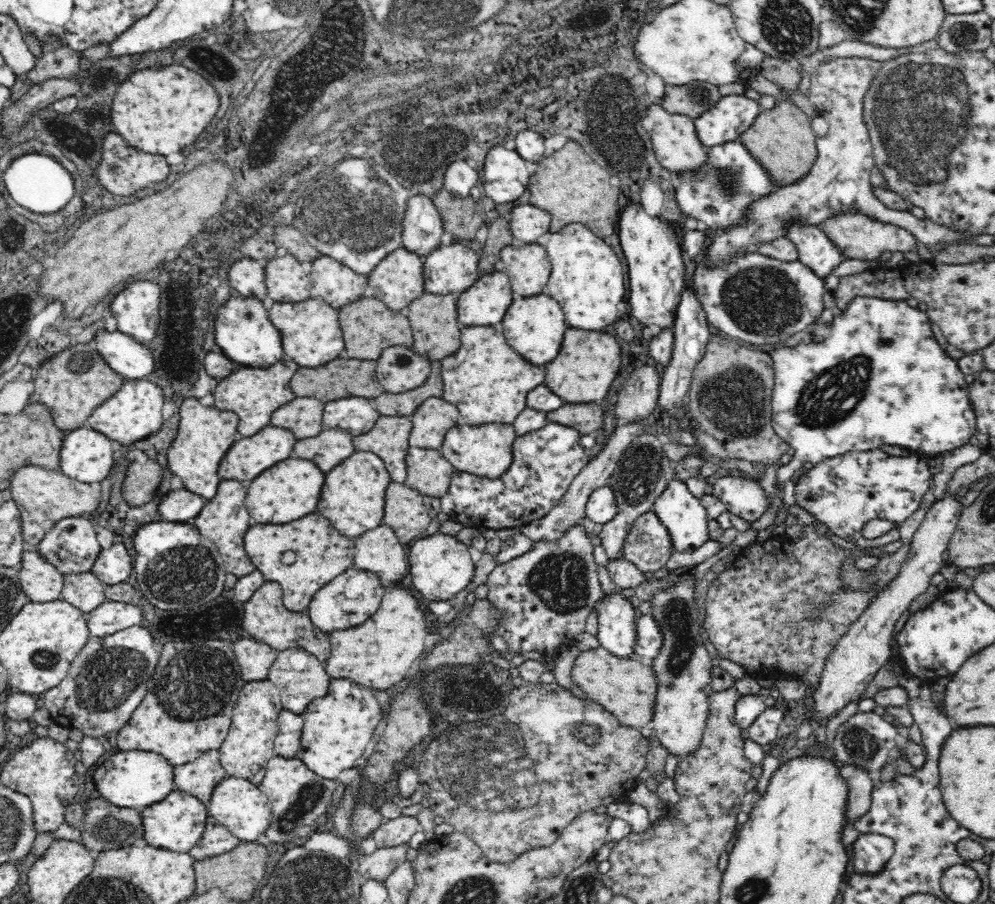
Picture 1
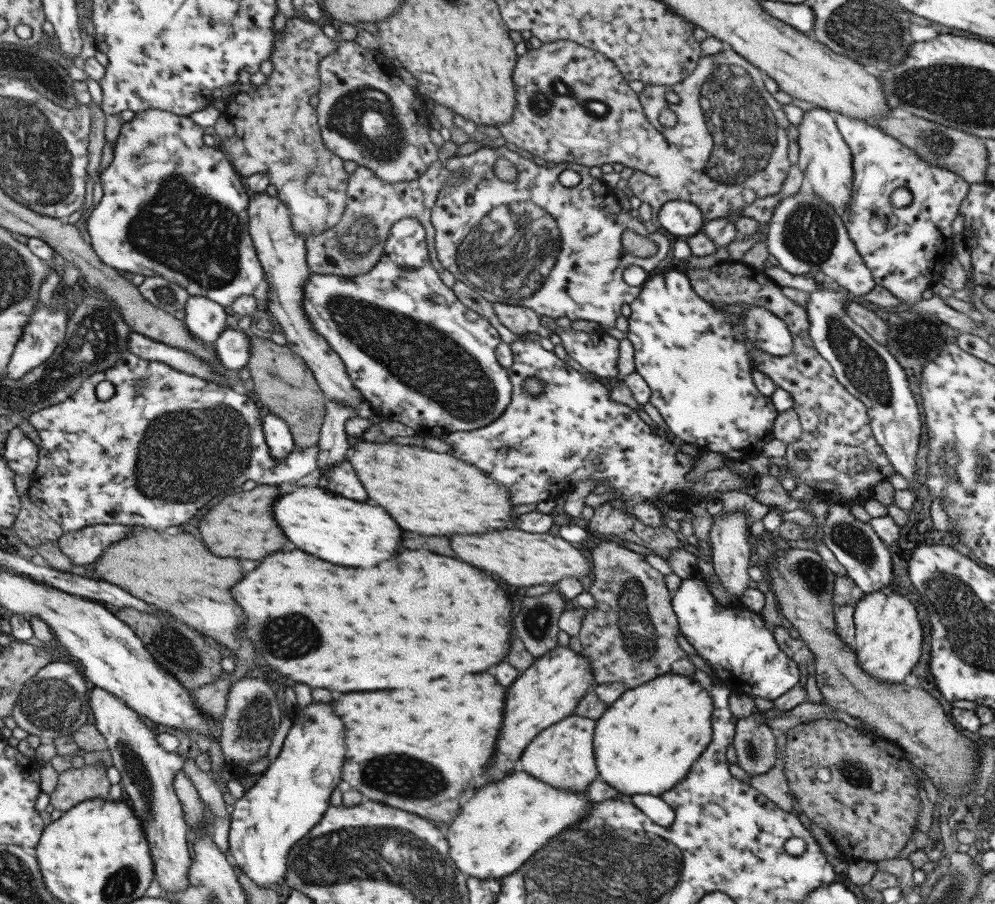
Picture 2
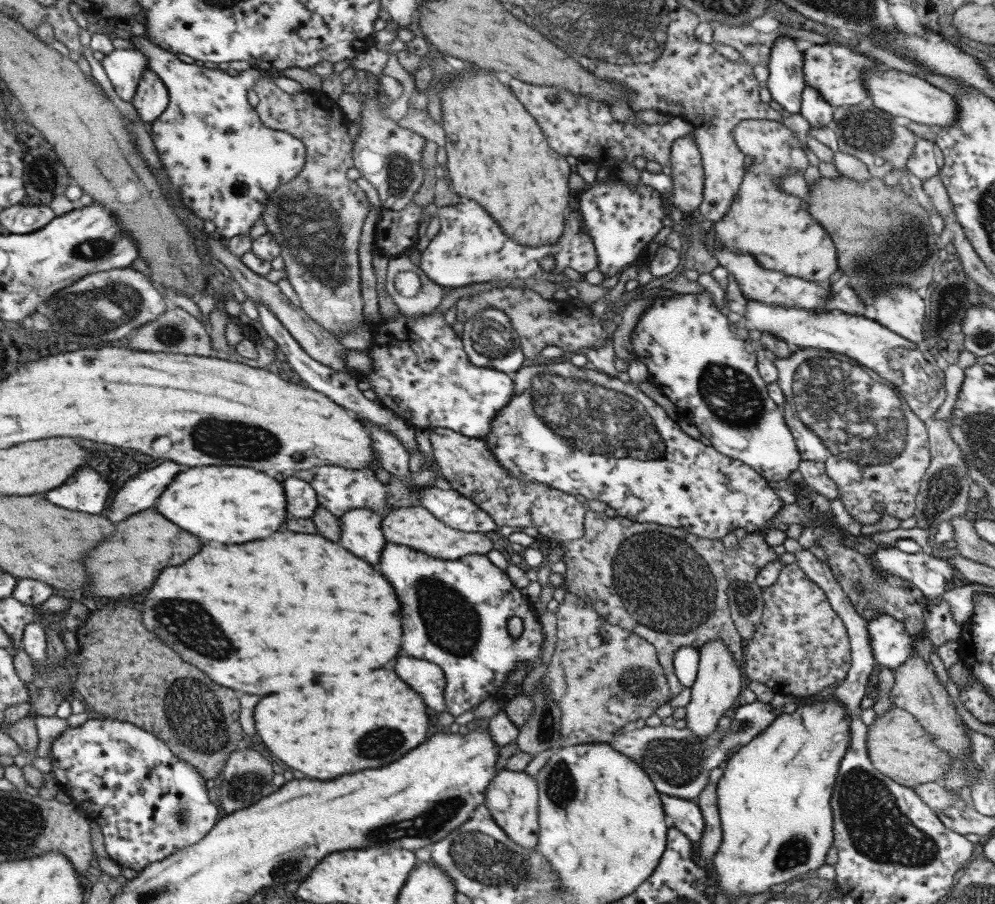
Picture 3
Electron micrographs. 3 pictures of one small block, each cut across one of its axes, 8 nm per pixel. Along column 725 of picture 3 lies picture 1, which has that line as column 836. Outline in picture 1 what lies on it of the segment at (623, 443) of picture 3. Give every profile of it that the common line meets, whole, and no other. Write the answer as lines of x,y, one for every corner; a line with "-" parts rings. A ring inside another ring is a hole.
880,449
850,451
825,458
798,478
795,502
842,540
864,549
880,548
898,541
899,532
892,530
880,538
866,540
862,537
864,525
874,519
900,524
923,507
922,496
933,487
927,460
928,456
923,454
895,457

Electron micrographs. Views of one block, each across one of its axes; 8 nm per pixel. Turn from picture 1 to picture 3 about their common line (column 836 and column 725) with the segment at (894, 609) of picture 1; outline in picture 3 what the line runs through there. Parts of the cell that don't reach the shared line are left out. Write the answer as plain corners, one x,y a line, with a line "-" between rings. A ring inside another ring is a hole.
720,639
710,641
698,648
700,651
699,668
696,680
691,686
691,701
685,706
687,727
699,738
705,739
720,726
719,720
724,712
736,702
742,692
741,668
734,662
734,656

